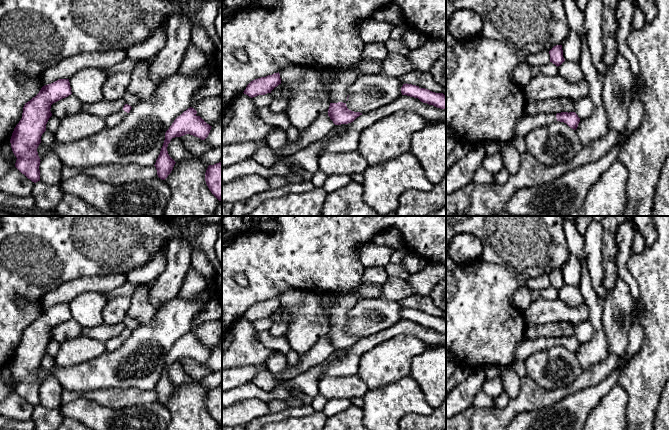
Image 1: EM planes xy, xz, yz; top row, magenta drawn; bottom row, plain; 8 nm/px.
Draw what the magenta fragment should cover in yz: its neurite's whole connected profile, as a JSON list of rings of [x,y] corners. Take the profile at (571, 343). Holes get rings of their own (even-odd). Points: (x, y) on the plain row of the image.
[[[561,336],[557,338],[540,337],[536,339],[524,338],[517,346],[514,357],[516,360],[525,362],[531,354],[549,349],[556,345],[564,346],[570,352],[576,354],[580,346],[580,342],[575,336]]]

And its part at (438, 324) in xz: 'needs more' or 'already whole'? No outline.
already whole

